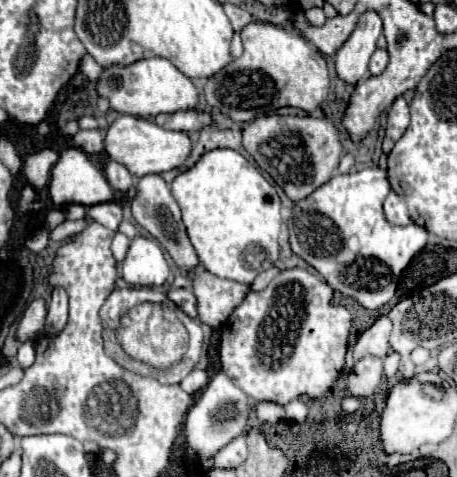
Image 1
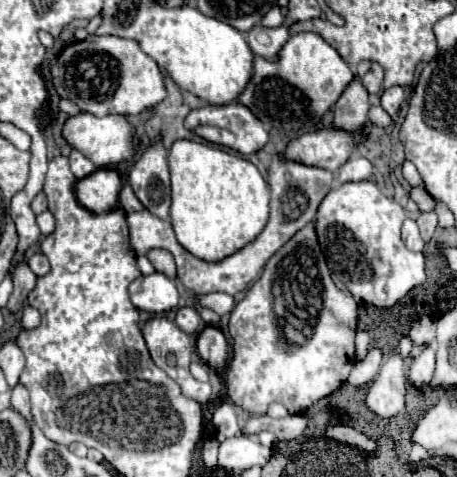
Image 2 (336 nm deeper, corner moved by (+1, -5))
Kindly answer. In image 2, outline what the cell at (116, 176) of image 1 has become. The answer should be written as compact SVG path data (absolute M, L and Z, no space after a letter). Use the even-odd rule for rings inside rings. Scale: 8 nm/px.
M123 185L123 191L121 191L121 195L119 195L119 203L121 203L121 207L127 211L127 213L133 213L133 211L143 211L143 205L141 205L141 201L135 197L135 193L133 193L133 189L131 189L131 185Z

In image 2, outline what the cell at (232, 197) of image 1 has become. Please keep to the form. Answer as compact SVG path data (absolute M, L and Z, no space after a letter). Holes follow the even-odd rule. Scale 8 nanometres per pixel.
M179 139L169 151L171 225L177 241L203 261L221 261L253 241L267 225L269 185L259 169L241 155Z

